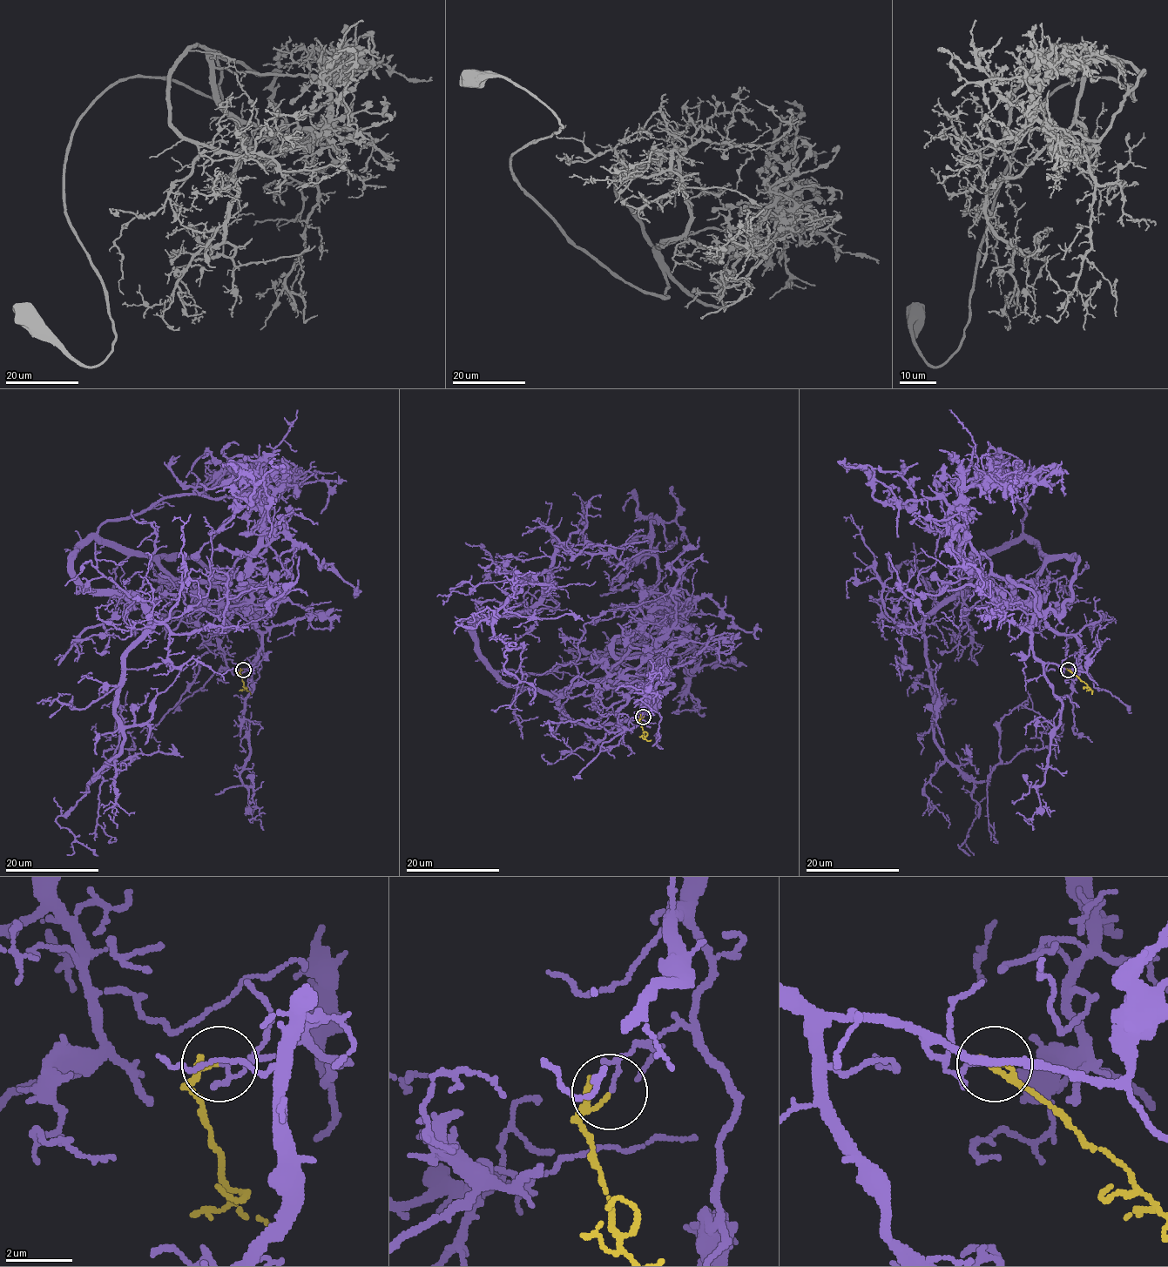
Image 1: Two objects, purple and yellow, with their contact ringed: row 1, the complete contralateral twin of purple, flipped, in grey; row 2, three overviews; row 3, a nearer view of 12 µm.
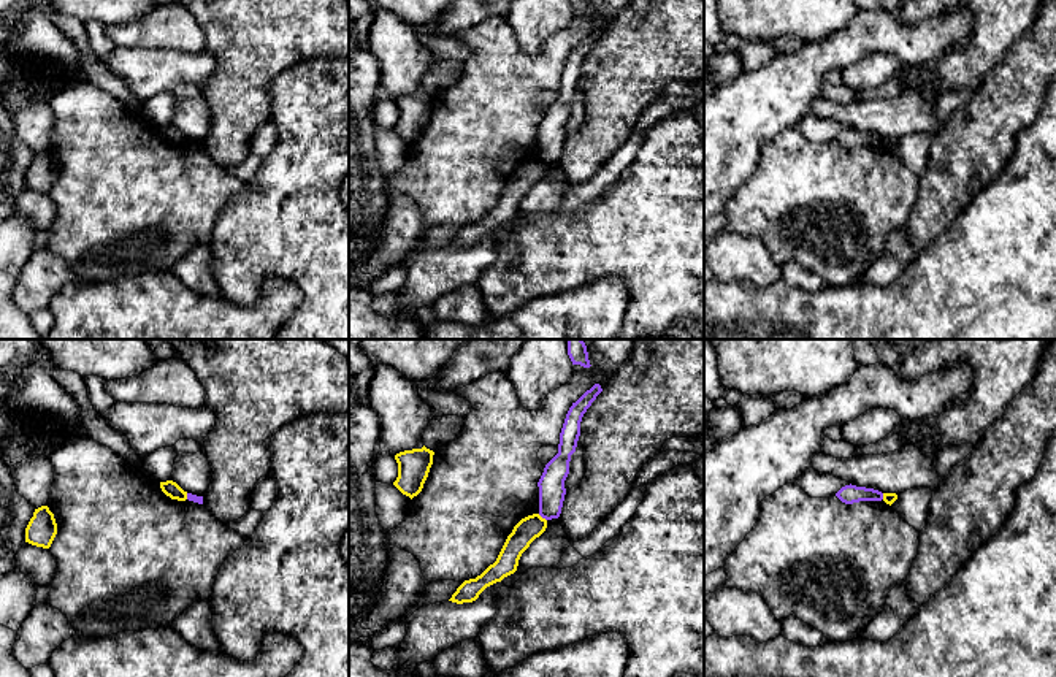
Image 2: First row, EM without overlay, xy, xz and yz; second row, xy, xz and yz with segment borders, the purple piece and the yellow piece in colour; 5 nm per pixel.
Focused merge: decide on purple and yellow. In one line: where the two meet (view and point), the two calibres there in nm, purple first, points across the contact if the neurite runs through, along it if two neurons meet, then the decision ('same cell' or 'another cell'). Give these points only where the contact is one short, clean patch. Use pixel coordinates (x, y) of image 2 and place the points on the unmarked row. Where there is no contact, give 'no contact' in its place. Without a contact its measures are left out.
xz (543, 162) | 130/120 nm | along xz (538, 159), (546, 165) | another cell

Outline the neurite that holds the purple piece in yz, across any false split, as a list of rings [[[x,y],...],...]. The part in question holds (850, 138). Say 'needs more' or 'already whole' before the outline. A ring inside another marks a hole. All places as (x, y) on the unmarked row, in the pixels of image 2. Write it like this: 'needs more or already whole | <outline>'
already whole | [[[845,130],[842,132],[836,141],[845,147],[845,149],[853,149],[859,146],[882,146],[883,138],[874,133],[866,133],[866,132],[856,132],[856,130]]]

